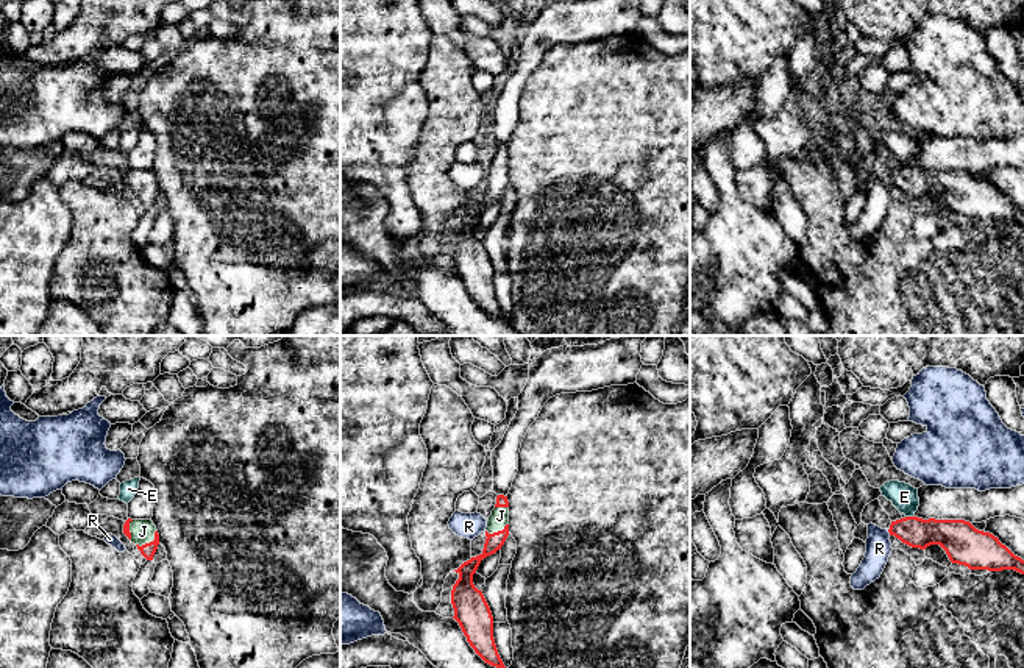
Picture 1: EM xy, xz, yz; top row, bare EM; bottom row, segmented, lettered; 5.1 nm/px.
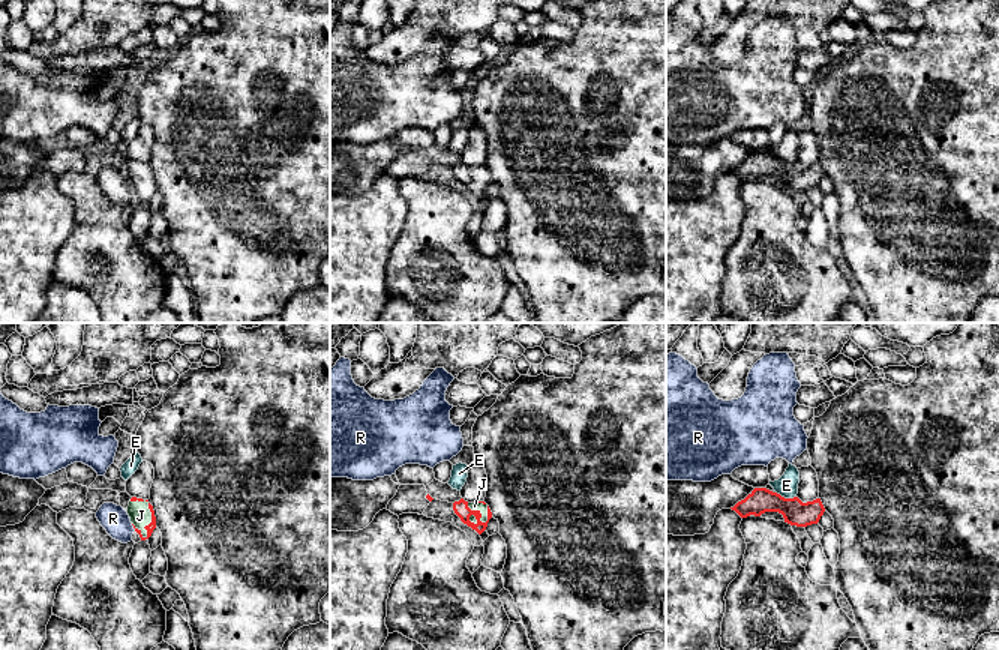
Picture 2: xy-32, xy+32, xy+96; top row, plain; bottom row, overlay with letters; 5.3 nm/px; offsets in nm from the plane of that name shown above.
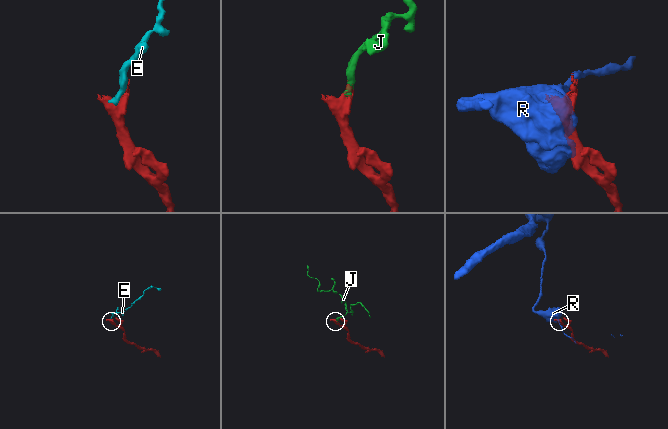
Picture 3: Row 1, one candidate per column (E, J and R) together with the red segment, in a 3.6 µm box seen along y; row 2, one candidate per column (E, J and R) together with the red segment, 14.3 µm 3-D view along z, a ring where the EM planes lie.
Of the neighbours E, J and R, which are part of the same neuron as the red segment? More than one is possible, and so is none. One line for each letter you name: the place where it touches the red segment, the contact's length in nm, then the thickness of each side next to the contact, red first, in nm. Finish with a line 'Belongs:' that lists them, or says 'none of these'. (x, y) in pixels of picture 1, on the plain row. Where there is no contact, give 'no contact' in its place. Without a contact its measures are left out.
J: contact xy (150, 192); length 130 nm; calibres 70 and 130 nm
Belongs: J

